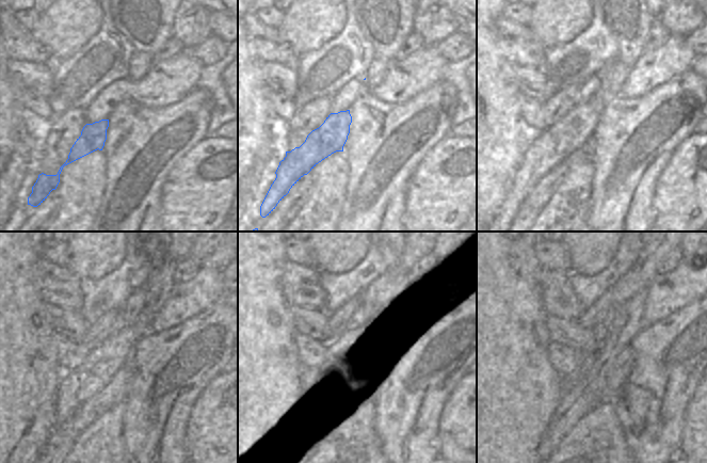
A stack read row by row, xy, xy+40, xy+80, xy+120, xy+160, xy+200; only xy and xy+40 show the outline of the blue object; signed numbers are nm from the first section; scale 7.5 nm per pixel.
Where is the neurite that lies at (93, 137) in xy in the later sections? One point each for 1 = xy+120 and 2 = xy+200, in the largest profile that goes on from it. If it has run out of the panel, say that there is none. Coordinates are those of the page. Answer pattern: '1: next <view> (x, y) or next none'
1: next xy+120 (79, 385)
2: next xy+200 (640, 276)

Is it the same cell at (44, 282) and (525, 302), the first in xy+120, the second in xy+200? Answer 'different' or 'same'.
different

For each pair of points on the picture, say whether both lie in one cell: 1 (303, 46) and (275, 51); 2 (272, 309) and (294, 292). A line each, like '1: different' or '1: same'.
1: different
2: different

